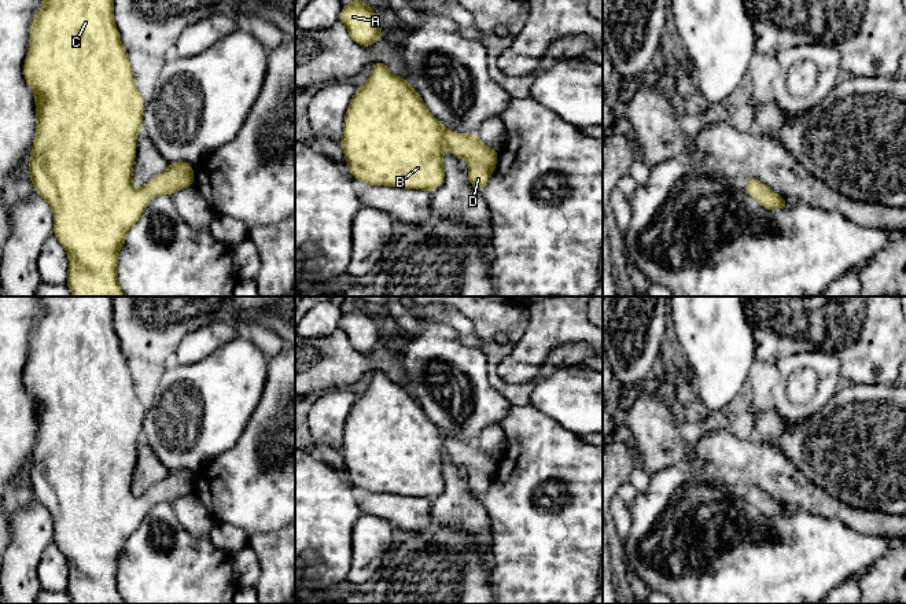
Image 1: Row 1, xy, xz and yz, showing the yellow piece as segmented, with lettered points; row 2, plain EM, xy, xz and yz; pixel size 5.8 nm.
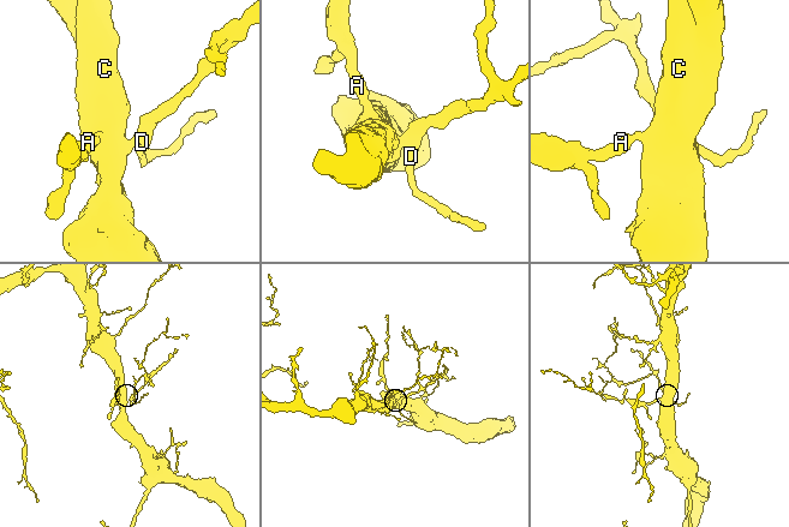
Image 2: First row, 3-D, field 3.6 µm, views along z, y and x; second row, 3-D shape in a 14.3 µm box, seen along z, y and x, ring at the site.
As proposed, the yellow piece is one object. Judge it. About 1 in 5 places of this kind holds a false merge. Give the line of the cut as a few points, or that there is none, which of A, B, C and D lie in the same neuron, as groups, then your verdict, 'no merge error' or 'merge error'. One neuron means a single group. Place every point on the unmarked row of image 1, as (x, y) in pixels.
cut none; groups A B C D; no merge error

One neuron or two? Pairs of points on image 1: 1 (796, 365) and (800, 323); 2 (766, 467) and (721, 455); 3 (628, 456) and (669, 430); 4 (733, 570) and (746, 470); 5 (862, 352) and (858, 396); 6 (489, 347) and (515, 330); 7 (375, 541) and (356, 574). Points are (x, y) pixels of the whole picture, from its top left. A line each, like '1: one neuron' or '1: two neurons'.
1: two neurons
2: one neuron
3: one neuron
4: two neurons
5: two neurons
6: one neuron
7: one neuron

